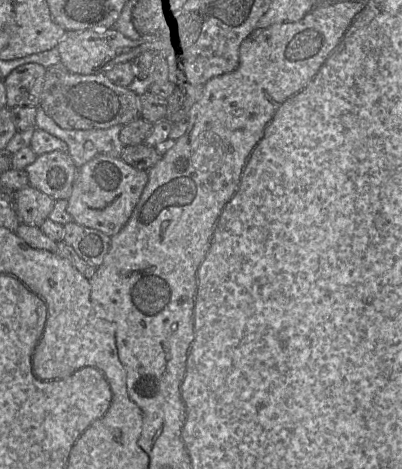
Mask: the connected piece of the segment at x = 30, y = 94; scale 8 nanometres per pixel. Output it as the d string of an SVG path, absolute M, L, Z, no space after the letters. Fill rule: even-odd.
M29 63L16 68L4 79L6 107L39 107L46 68Z

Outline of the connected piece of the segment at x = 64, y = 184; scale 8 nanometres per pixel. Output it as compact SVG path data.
M53 151L37 157L25 169L30 186L54 200L68 200L72 193L78 167L67 151Z

